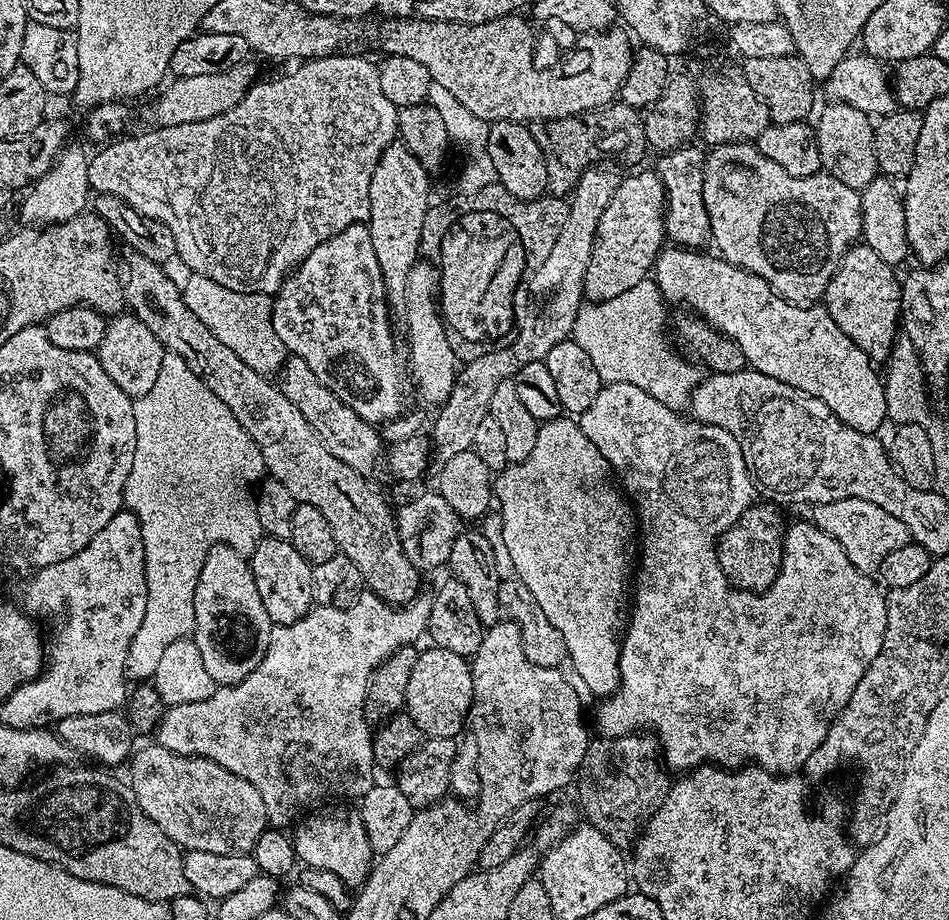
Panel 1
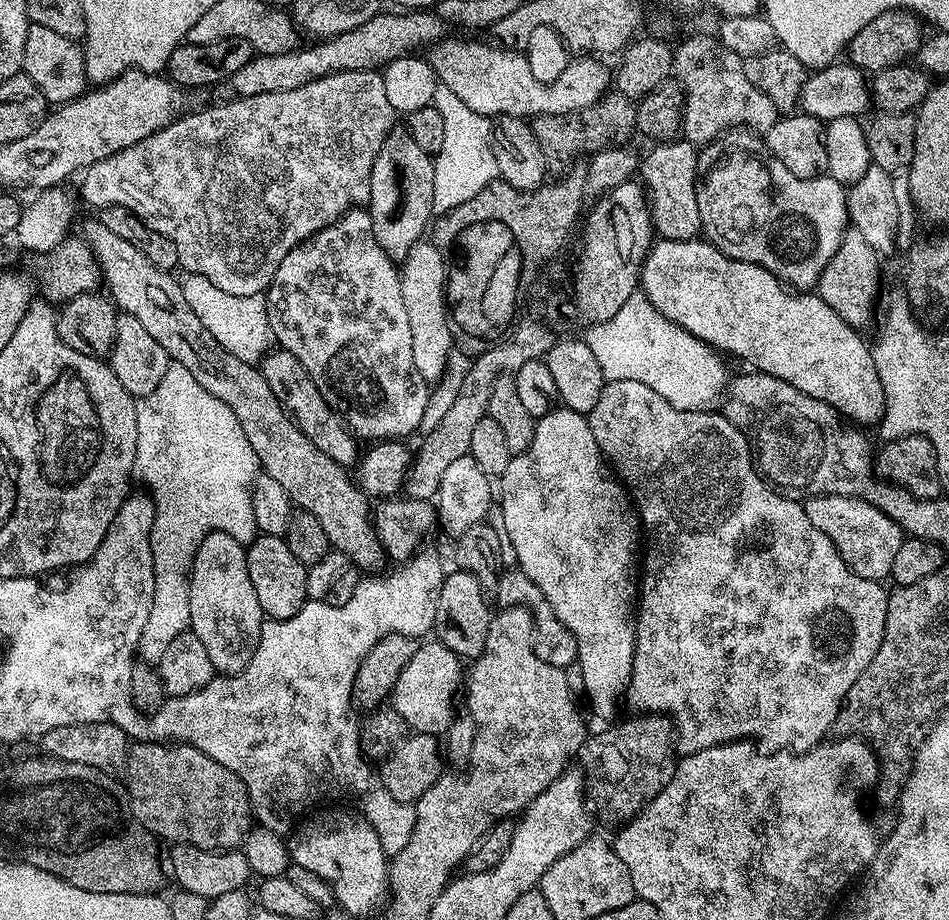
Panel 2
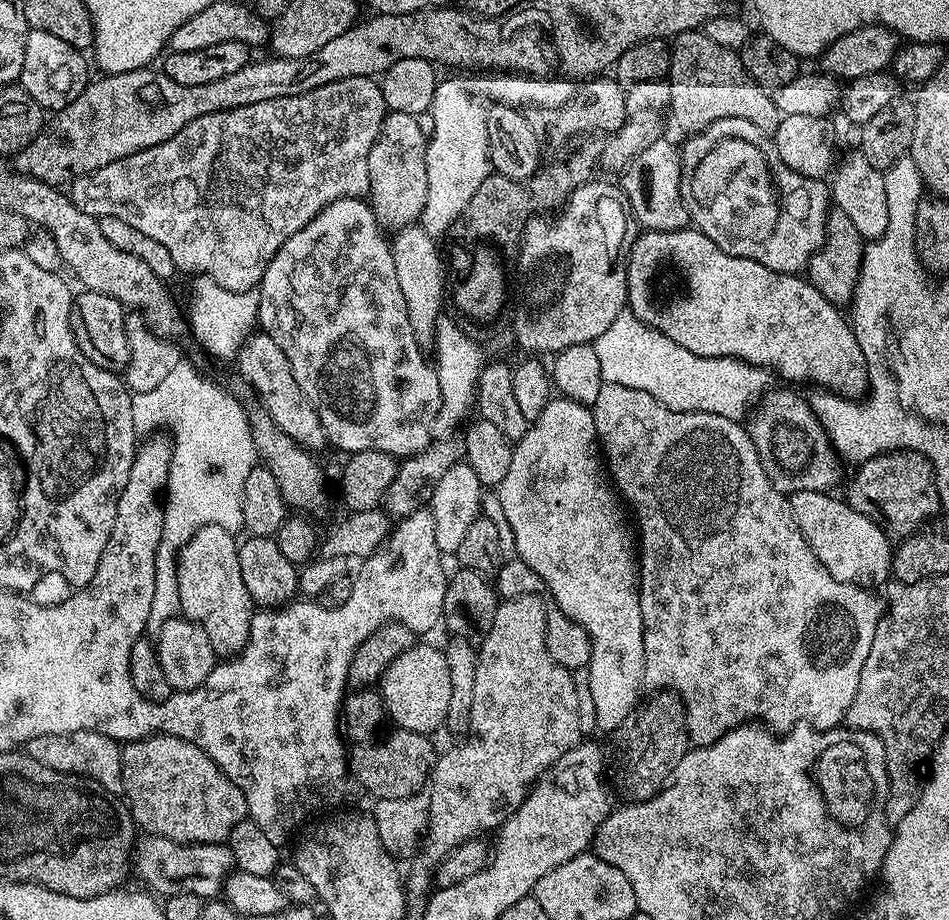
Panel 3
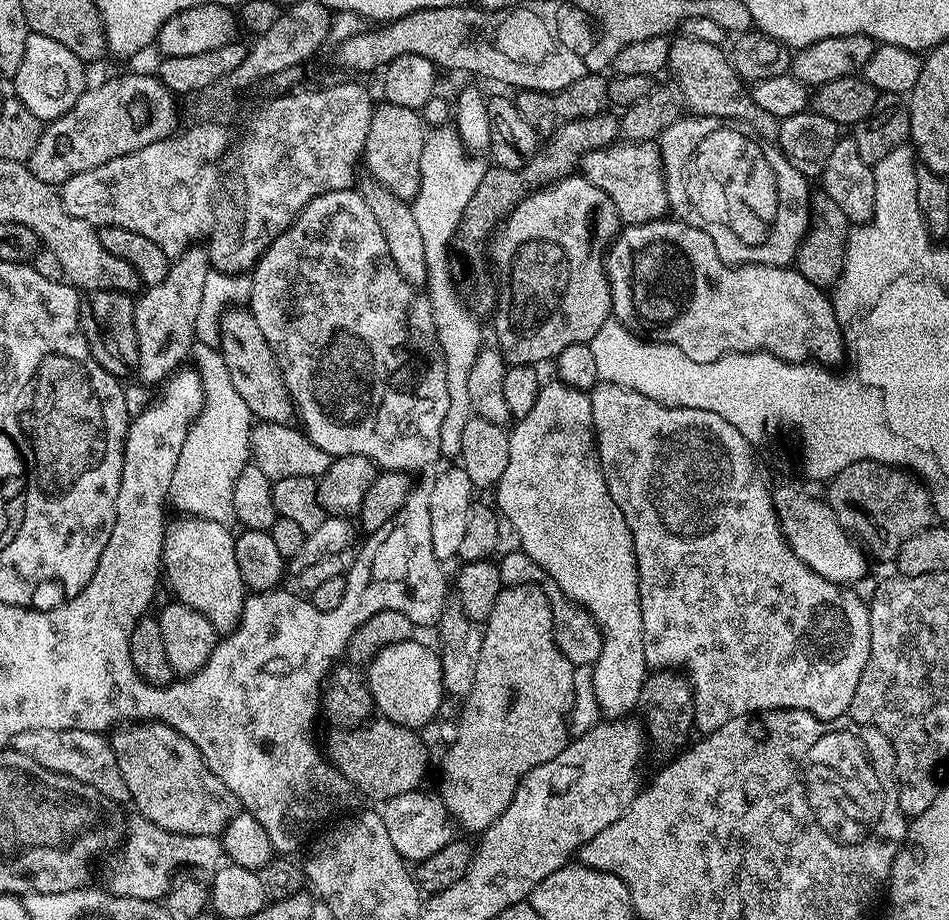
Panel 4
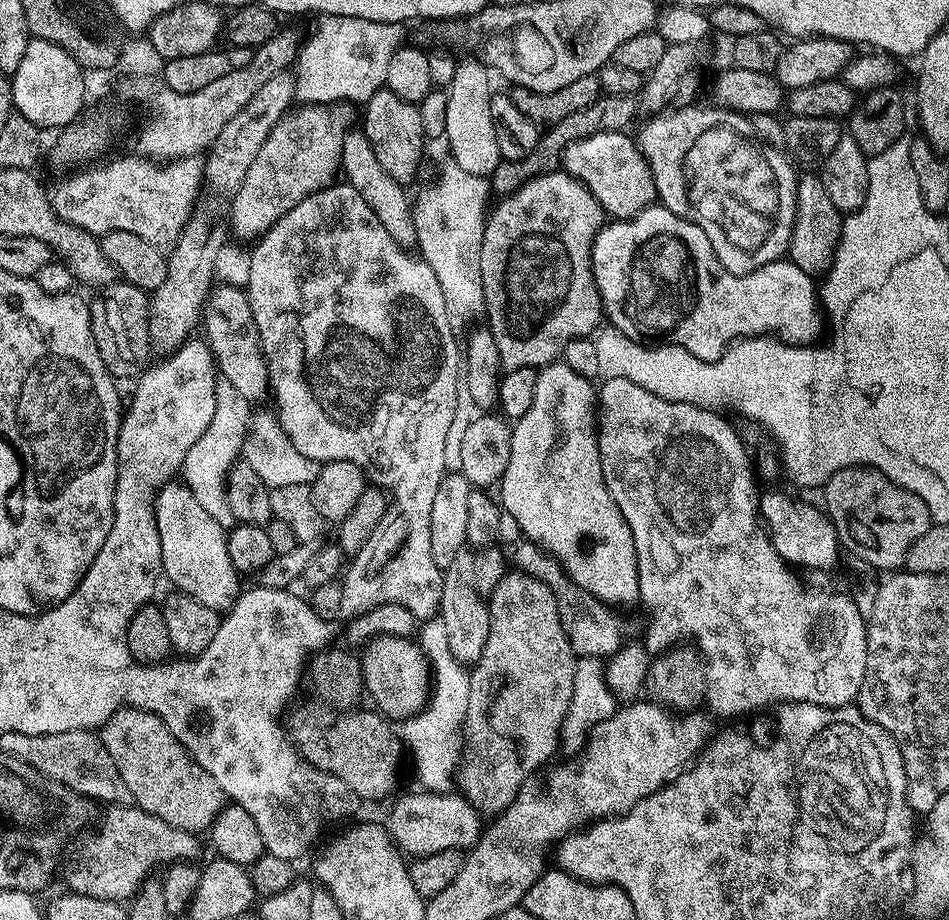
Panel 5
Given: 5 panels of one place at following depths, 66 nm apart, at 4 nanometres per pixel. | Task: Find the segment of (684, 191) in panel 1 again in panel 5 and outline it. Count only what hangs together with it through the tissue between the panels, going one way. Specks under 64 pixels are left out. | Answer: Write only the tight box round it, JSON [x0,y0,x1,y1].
[562,130,657,220]

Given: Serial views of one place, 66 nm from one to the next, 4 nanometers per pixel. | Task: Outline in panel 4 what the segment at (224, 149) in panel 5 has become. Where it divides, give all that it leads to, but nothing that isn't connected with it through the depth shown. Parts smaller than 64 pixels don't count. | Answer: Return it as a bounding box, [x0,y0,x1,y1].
[134,246,210,385]

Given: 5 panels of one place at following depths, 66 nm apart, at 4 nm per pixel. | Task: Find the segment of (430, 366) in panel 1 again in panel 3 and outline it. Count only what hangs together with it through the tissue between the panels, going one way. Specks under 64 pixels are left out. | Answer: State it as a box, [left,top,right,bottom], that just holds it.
[391,223,446,346]

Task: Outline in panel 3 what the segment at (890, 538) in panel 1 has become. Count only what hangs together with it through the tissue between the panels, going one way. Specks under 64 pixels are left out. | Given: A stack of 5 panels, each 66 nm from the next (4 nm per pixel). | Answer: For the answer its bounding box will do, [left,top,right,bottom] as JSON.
[790,490,894,589]

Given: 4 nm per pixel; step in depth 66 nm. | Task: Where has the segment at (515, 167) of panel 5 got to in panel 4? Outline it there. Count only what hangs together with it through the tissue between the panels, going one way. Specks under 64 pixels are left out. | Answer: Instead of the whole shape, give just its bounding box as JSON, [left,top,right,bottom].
[472,110,620,218]

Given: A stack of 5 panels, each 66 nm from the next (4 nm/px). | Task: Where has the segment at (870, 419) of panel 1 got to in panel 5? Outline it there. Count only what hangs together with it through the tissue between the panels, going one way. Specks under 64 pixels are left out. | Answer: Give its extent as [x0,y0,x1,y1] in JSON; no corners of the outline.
[592,206,826,356]

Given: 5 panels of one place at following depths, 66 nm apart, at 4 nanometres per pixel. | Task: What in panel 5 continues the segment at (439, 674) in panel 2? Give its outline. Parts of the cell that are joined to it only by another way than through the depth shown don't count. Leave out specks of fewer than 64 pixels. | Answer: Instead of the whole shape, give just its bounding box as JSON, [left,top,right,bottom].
[359,636,430,722]

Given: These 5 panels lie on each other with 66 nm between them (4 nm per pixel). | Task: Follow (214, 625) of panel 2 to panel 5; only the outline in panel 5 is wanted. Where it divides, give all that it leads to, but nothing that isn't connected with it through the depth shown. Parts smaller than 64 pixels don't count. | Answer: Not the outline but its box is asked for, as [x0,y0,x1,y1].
[154,482,242,614]

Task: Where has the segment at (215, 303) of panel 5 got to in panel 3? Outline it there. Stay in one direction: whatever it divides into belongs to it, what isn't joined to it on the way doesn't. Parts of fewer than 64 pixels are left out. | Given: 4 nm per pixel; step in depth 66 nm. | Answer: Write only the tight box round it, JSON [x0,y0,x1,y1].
[234,331,329,450]

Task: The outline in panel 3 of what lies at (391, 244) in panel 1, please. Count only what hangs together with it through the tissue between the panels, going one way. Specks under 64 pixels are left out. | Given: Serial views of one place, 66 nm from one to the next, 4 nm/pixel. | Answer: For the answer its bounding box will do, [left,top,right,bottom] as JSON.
[368,112,428,230]

